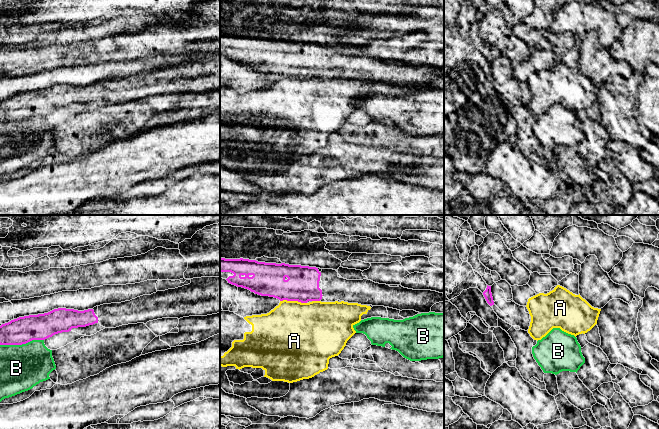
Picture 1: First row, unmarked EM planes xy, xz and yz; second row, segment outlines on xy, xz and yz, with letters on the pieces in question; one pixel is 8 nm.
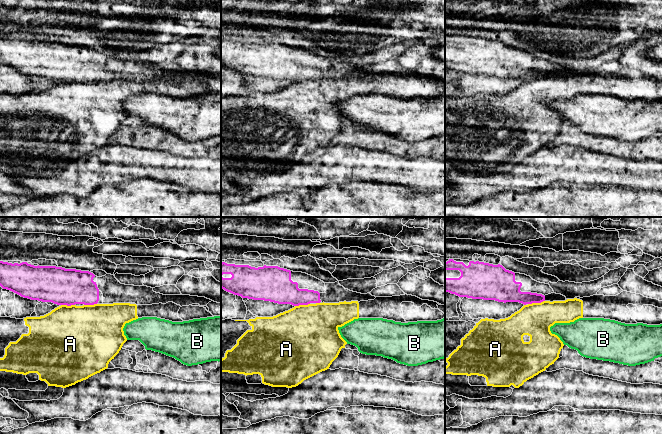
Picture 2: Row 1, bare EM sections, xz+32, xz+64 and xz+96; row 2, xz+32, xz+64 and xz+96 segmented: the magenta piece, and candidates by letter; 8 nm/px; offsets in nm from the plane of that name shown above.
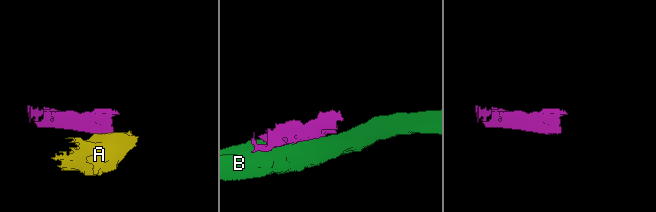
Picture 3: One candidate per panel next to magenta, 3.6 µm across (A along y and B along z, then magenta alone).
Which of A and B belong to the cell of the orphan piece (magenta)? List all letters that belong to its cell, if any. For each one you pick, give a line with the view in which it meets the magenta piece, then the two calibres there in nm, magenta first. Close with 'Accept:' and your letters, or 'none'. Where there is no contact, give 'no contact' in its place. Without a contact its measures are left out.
Accept: none

